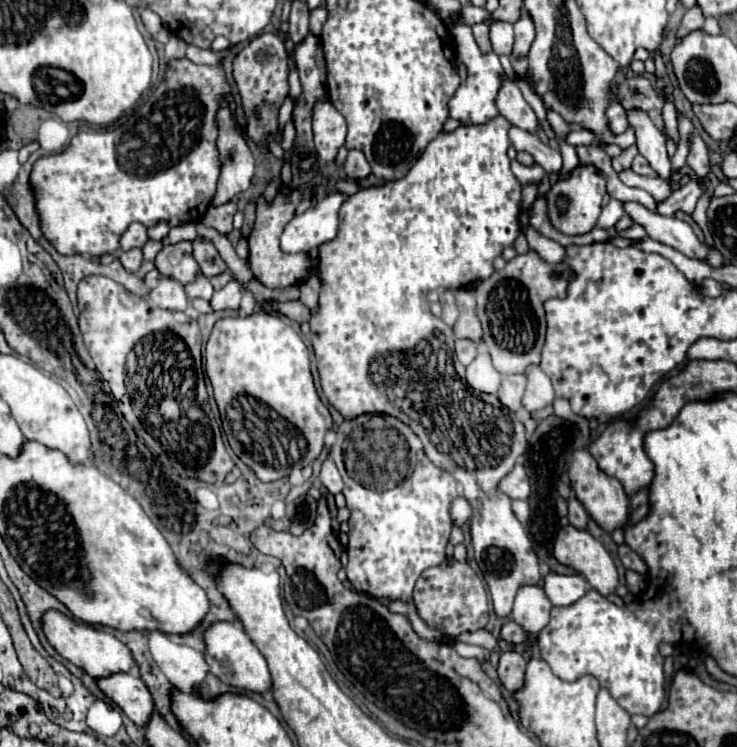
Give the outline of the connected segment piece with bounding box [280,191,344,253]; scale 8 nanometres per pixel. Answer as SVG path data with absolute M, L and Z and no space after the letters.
M337 191L328 193L314 207L296 215L280 237L280 247L286 253L312 251L332 239L336 239L340 227L340 207L344 195Z

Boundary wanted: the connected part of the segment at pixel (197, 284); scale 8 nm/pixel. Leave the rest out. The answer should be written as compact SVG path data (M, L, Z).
M200 275L194 283L186 285L186 293L188 293L188 297L200 297L200 299L210 301L214 295L214 289L212 289L210 281L204 275Z

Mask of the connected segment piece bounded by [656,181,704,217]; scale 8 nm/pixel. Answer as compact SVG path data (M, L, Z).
M688 181L684 185L684 189L678 189L668 199L656 203L656 211L660 215L666 215L666 217L674 217L676 211L684 211L684 213L692 215L692 211L694 211L702 193L704 193L704 189L702 189L700 181Z

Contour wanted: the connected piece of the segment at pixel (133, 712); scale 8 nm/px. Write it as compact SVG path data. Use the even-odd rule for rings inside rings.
M118 673L116 677L106 677L104 681L98 679L98 687L106 693L106 697L110 697L126 713L126 717L130 721L134 721L136 727L140 727L140 729L148 727L152 713L156 713L156 709L154 709L156 705L154 705L154 699L152 699L148 687L144 685L144 681L138 673Z

